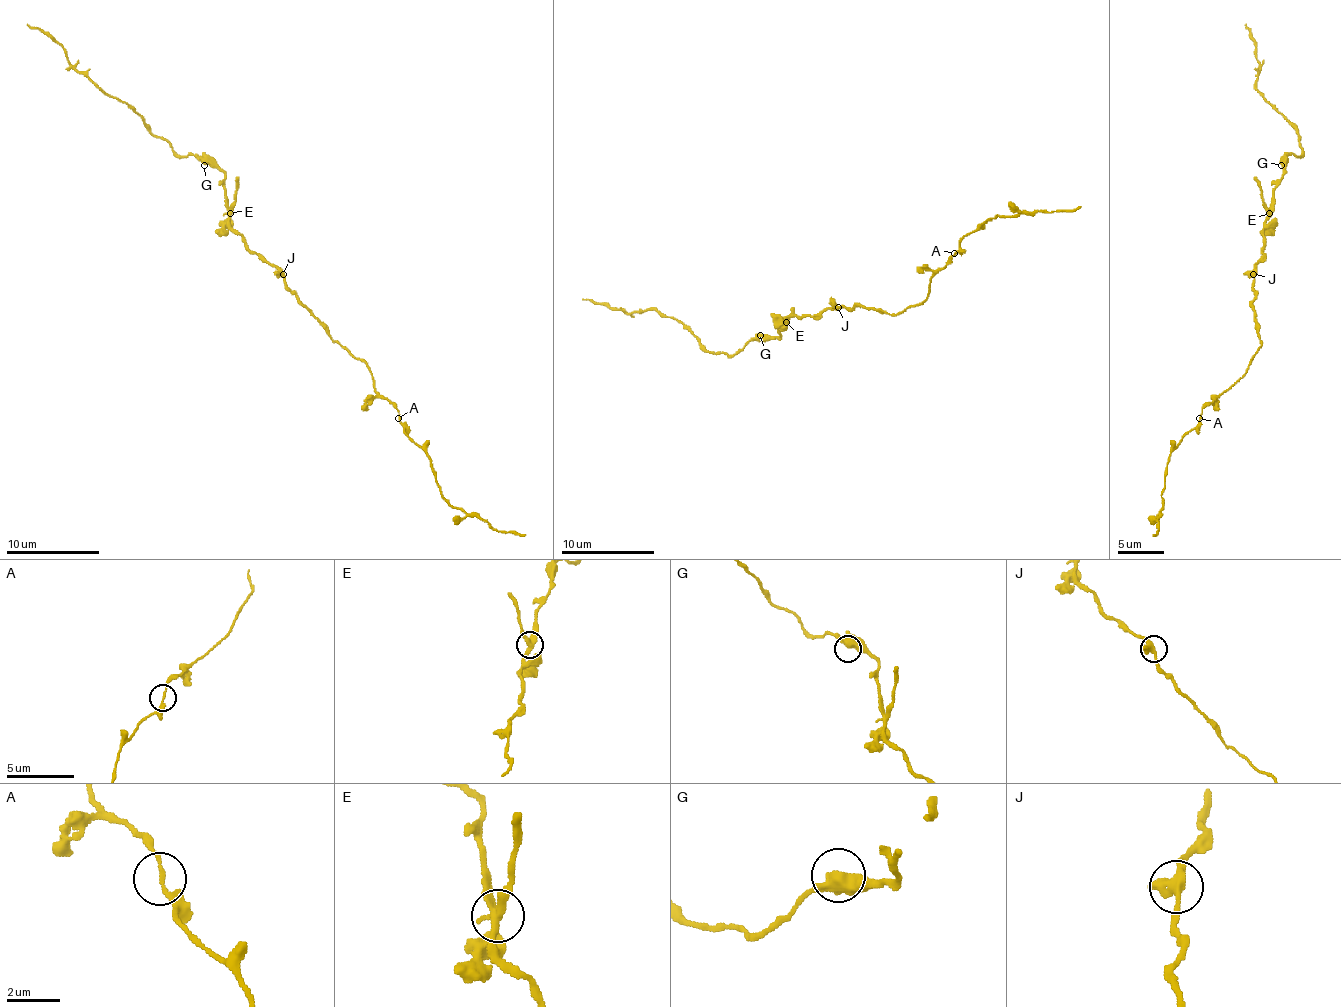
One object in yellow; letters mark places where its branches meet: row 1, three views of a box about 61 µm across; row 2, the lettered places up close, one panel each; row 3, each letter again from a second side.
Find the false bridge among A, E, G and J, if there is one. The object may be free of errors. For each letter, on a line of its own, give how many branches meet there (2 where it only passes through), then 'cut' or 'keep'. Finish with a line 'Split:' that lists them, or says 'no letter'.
A: 2 | keep
E: 3 | cut
G: 3 | keep
J: 2 | keep
Split: E

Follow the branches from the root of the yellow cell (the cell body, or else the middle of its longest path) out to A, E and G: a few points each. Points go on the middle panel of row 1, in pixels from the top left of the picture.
A: (836, 309), (871, 307), (890, 314), (901, 314), (927, 297), (929, 281), (955, 253)
E: (836, 309), (825, 309), (813, 316), (787, 316), (785, 323)
G: (836, 309), (825, 309), (813, 316), (787, 316), (780, 325), (778, 337), (760, 335)

